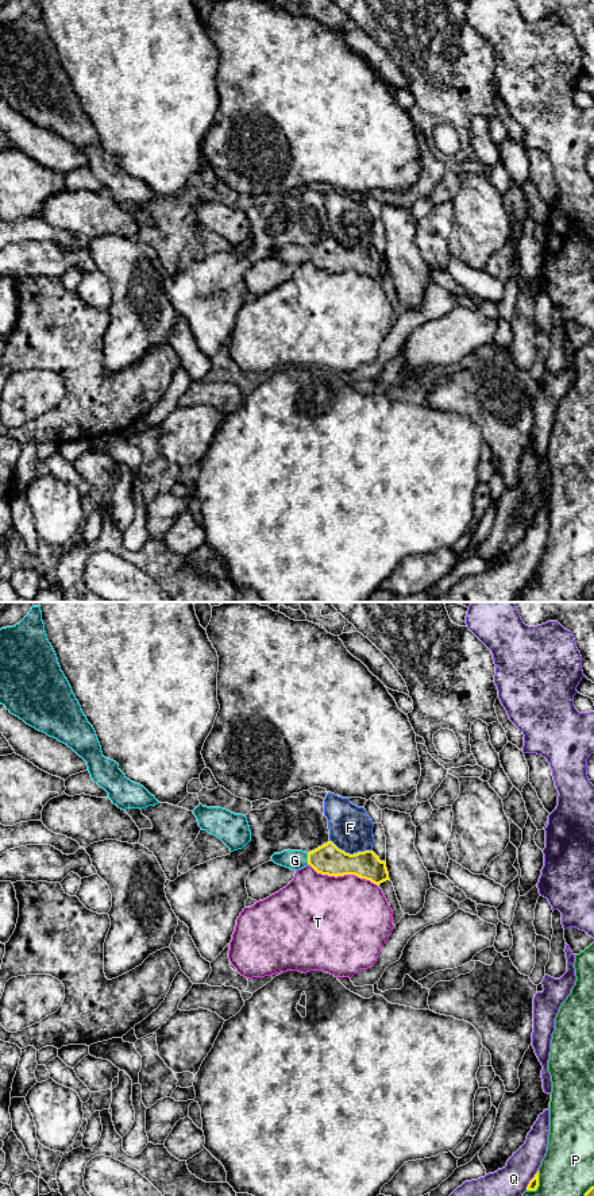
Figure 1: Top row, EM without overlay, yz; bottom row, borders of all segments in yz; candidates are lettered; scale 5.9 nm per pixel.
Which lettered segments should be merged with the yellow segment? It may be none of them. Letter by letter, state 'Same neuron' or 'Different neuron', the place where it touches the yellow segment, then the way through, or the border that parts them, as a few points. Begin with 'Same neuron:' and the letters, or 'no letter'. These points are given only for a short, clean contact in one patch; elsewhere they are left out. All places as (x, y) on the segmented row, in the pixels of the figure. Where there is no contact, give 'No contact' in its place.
Same neuron: G
F: Different neuron. Touches yellow at yz (351, 855). Boundary: yz (330, 840), (350, 853), (371, 851)
G: Same neuron. Touches yellow at yz (308, 859). Path across: yz (328, 859), (308, 859), (294, 860)
P: Different neuron. Touches yellow at yz (537, 1184)
Q: Different neuron. Touches yellow at yz (531, 1180)
T: Different neuron. Touches yellow at yz (343, 875)

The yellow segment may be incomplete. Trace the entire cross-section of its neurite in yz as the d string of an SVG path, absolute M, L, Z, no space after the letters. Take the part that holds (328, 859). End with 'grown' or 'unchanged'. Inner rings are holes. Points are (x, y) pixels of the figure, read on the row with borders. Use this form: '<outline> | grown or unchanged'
M328 841L309 853L290 849L274 853L271 861L293 871L310 865L321 875L335 877L355 875L377 886L390 880L386 861L381 861L373 850L350 854L339 849L332 841Z | grown

